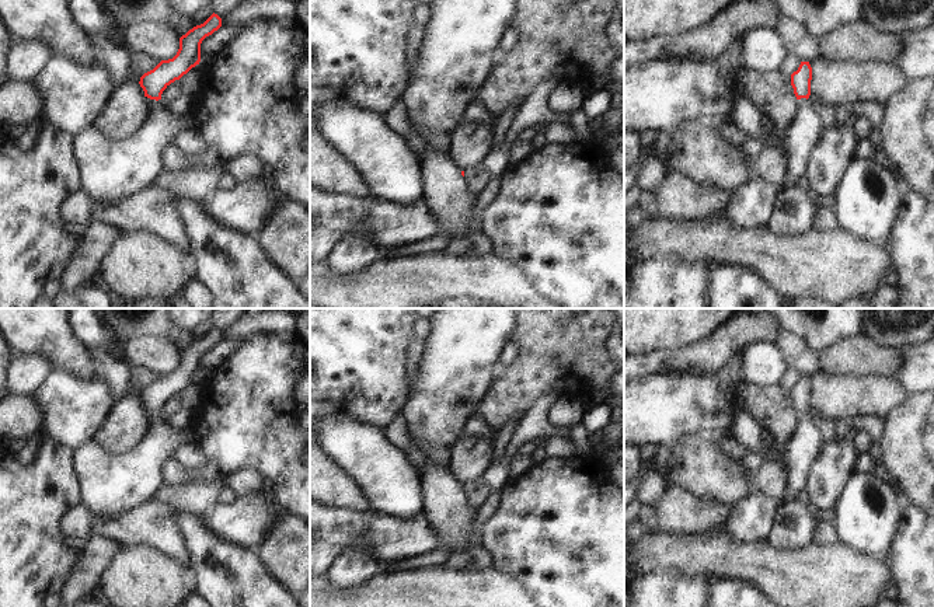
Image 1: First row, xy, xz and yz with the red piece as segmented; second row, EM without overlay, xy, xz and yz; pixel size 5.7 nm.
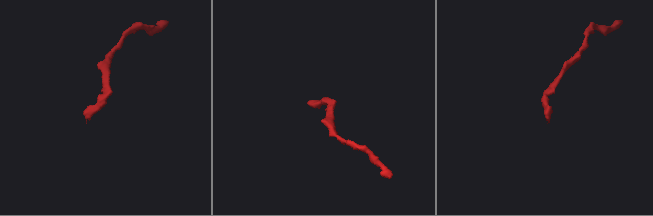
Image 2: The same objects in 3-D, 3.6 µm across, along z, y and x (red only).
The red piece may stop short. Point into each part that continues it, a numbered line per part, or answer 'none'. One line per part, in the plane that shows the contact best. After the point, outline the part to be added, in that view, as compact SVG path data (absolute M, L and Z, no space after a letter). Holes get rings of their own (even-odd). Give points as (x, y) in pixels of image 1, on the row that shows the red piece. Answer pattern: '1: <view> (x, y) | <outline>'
1: yz (805, 131) | M806 98L798 100L797 114L788 129L788 172L783 188L792 186L805 175L809 157L822 137L823 125Z

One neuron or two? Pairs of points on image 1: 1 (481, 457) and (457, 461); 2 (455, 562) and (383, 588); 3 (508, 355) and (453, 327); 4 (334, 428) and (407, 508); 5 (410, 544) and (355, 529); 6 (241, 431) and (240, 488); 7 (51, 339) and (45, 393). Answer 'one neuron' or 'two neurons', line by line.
1: one neuron
2: two neurons
3: two neurons
4: one neuron
5: one neuron
6: two neurons
7: two neurons

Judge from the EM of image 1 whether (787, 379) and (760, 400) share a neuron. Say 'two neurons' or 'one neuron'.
two neurons

